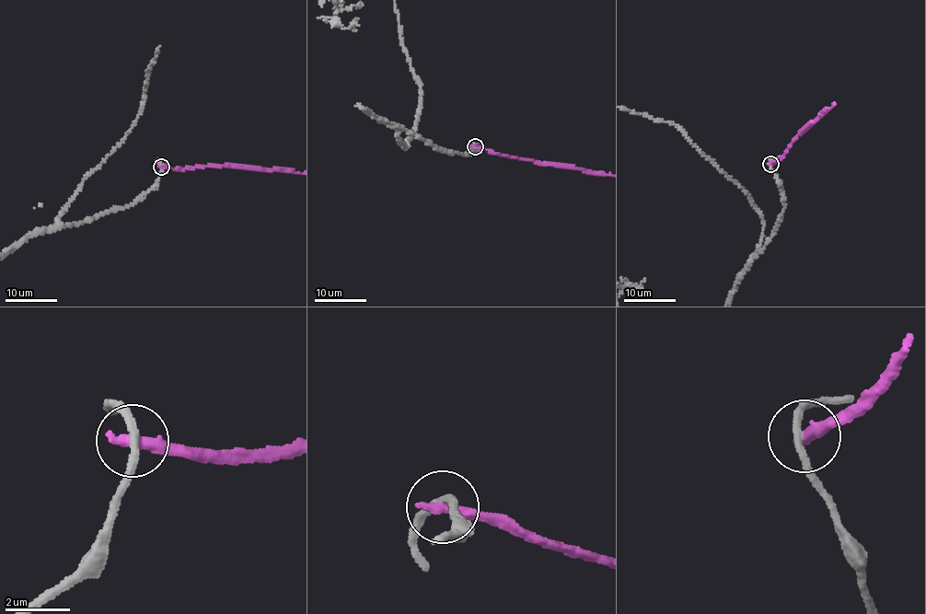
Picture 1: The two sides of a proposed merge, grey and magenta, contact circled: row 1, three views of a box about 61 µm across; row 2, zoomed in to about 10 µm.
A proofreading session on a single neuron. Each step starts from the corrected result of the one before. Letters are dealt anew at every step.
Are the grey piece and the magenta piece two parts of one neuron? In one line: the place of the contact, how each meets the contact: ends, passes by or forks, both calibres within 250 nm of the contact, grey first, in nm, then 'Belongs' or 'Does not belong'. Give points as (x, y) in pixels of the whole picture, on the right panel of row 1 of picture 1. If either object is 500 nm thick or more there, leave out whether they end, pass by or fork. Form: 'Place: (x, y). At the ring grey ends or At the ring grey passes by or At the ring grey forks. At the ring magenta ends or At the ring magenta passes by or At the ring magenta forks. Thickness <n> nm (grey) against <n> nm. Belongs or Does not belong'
Place: (770, 164). At the ring grey passes by. At the ring magenta ends. Thickness 240 nm (grey) against 400 nm. Does not belong

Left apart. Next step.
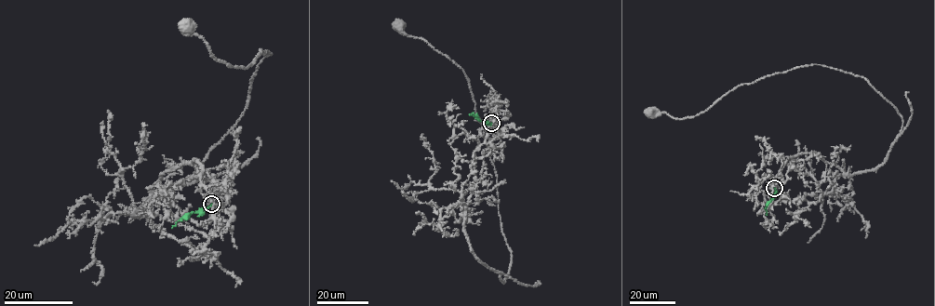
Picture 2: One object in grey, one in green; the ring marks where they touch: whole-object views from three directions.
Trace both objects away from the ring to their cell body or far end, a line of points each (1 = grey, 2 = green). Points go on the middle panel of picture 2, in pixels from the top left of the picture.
1: (491, 123), (477, 137), (462, 212), (471, 247), (503, 284), (512, 254), (470, 84), (462, 69), (400, 25)
2: (491, 123), (487, 124), (469, 114)

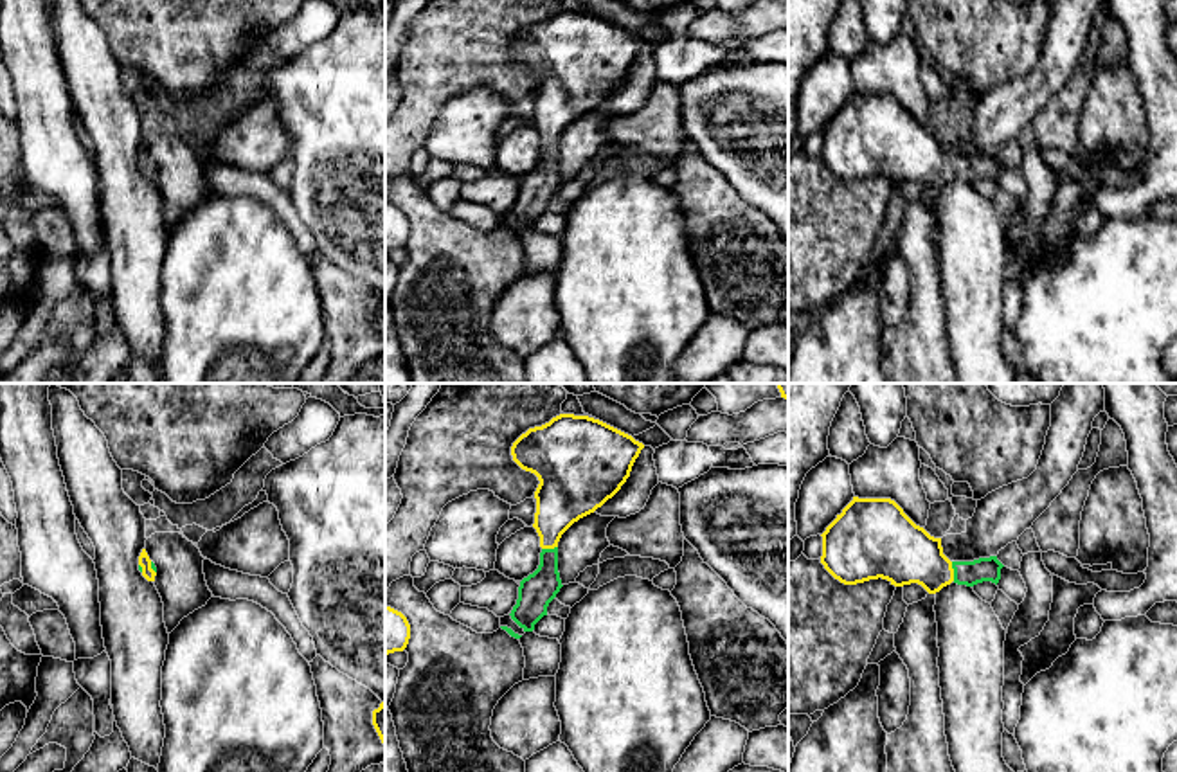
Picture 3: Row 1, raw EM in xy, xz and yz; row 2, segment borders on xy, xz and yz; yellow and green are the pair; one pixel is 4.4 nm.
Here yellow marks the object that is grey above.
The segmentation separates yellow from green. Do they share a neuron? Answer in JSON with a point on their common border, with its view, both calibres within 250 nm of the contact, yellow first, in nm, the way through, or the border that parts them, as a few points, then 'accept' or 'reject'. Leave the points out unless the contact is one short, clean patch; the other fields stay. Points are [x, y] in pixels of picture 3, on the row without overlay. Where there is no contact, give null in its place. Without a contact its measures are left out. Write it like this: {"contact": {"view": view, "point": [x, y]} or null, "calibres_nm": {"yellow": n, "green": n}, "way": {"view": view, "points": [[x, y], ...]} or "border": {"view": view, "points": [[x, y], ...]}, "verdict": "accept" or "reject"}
{"contact": {"view": "yz", "point": [952, 168]}, "calibres_nm": {"yellow": 280, "green": 110}, "verdict": "accept"}

